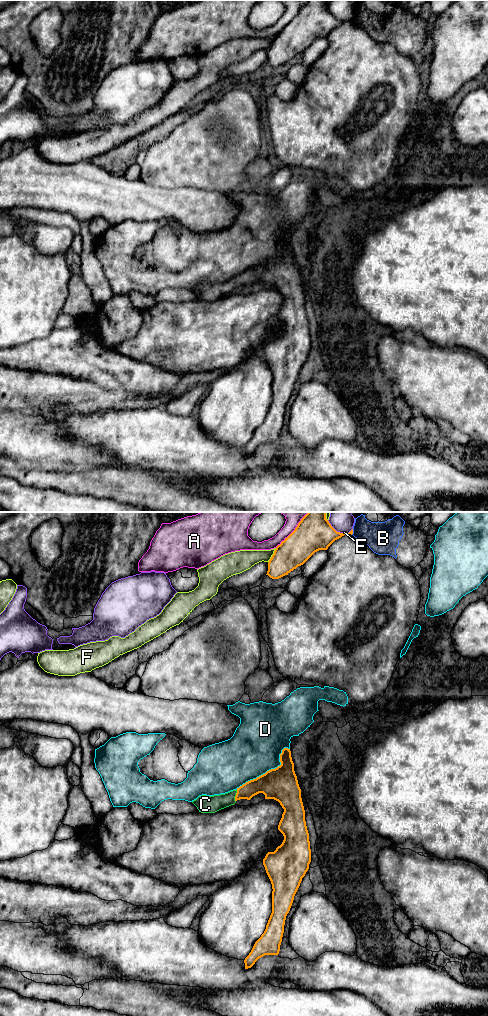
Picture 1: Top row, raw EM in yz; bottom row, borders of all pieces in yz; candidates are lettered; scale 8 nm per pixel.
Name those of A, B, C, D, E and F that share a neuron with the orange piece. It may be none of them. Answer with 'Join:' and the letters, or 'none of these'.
Join: C

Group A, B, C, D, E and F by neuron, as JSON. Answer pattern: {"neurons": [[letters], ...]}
{"neurons": [["A"], ["B"], ["C"], ["D"], ["E"], ["F"]]}

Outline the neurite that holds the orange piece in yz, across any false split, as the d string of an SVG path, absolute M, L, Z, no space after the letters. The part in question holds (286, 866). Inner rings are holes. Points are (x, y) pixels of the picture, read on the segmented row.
M290 749L282 750L280 762L281 765L277 768L246 782L236 790L214 796L202 795L192 801L199 812L215 813L234 805L237 800L250 800L263 793L265 799L278 801L284 809L278 825L284 840L274 852L268 852L263 859L273 889L272 913L264 933L244 960L245 969L251 968L265 955L279 954L286 916L311 862L305 810Z

